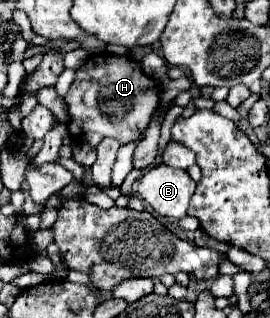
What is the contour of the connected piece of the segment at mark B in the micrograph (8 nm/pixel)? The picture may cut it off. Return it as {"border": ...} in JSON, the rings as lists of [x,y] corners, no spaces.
{"border":[[[164,163],[152,167],[138,181],[138,195],[162,217],[182,219],[194,191],[196,183],[184,169],[172,169]]]}

